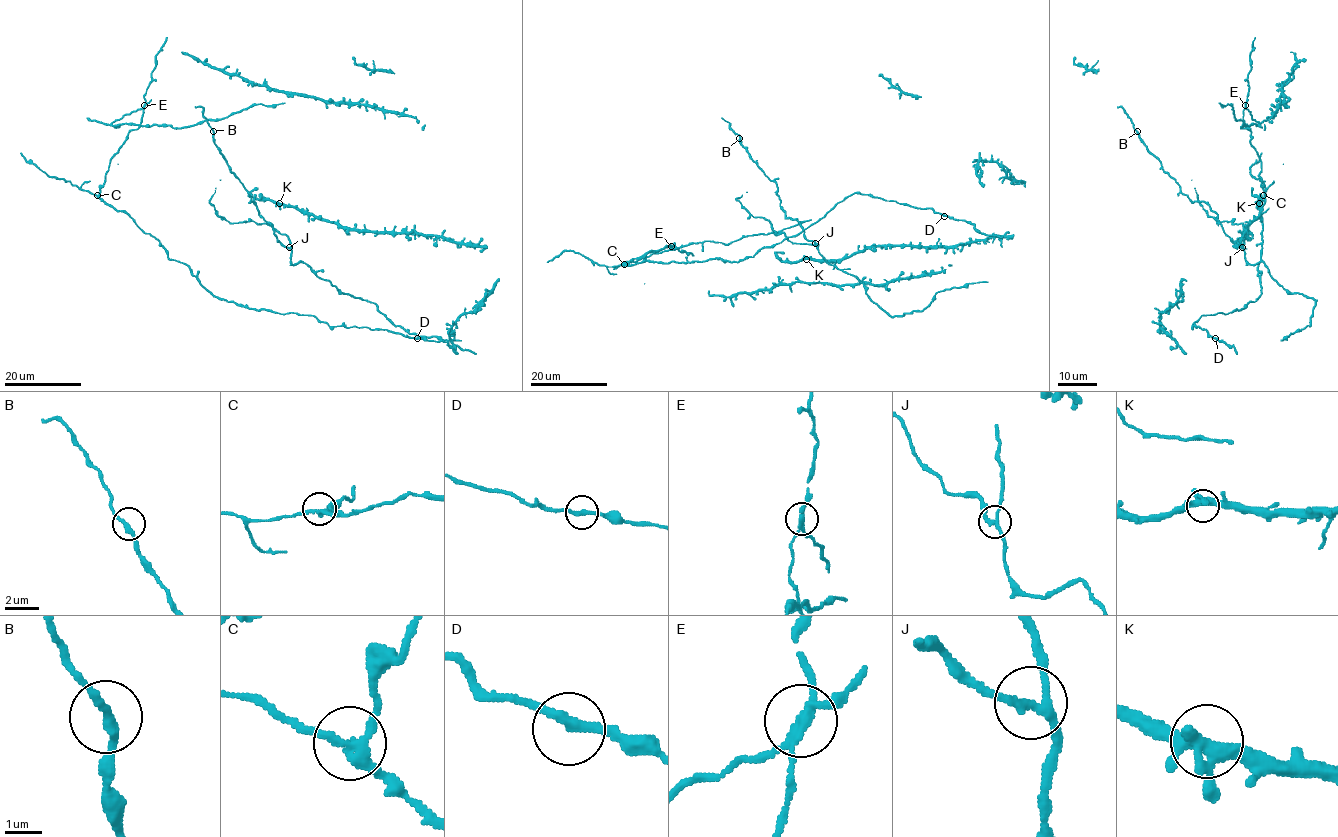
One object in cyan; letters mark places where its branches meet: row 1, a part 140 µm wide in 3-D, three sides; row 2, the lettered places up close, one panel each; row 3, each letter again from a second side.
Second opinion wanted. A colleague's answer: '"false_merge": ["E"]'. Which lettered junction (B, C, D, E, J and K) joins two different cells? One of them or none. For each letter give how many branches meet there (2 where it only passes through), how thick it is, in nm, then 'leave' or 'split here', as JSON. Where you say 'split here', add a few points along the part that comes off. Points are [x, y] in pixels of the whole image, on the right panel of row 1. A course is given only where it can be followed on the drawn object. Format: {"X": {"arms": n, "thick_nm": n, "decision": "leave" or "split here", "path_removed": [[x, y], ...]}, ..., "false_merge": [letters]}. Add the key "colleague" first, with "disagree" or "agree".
{"colleague": "agree", "B": {"arms": 2, "thick_nm": 240, "decision": "leave"}, "C": {"arms": 3, "thick_nm": 240, "decision": "leave"}, "D": {"arms": 2, "thick_nm": 240, "decision": "leave"}, "E": {"arms": 4, "thick_nm": 200, "decision": "split here", "path_removed": [[1245, 105], [1251, 117], [1259, 123], [1240, 128], [1243, 122], [1235, 118], [1233, 108], [1219, 103]]}, "J": {"arms": 3, "thick_nm": 200, "decision": "leave"}, "K": {"arms": 4, "thick_nm": 380, "decision": "leave"}, "false_merge": ["E"]}

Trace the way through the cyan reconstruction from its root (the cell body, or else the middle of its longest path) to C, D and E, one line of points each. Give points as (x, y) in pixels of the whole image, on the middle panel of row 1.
C: (814, 222), (737, 262), (709, 258), (701, 262), (624, 264)
D: (814, 222), (855, 193), (920, 209), (931, 208), (944, 216)
E: (814, 222), (737, 262), (709, 258), (626, 265), (650, 250), (656, 251), (668, 243), (671, 246)

